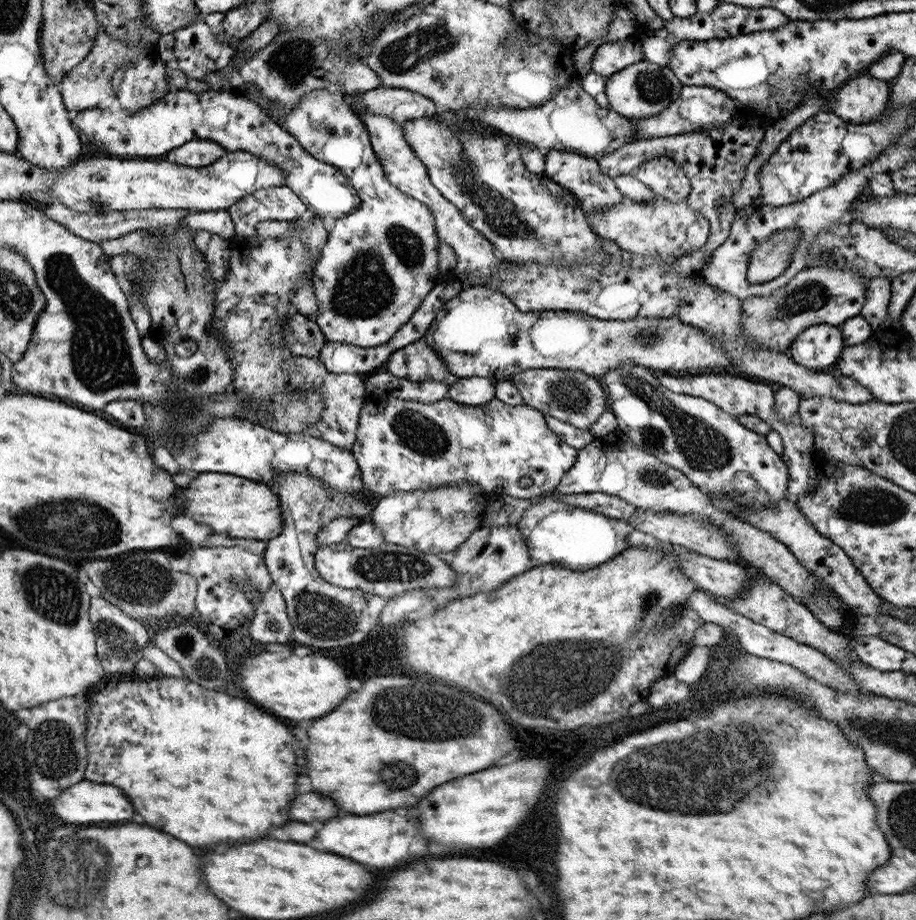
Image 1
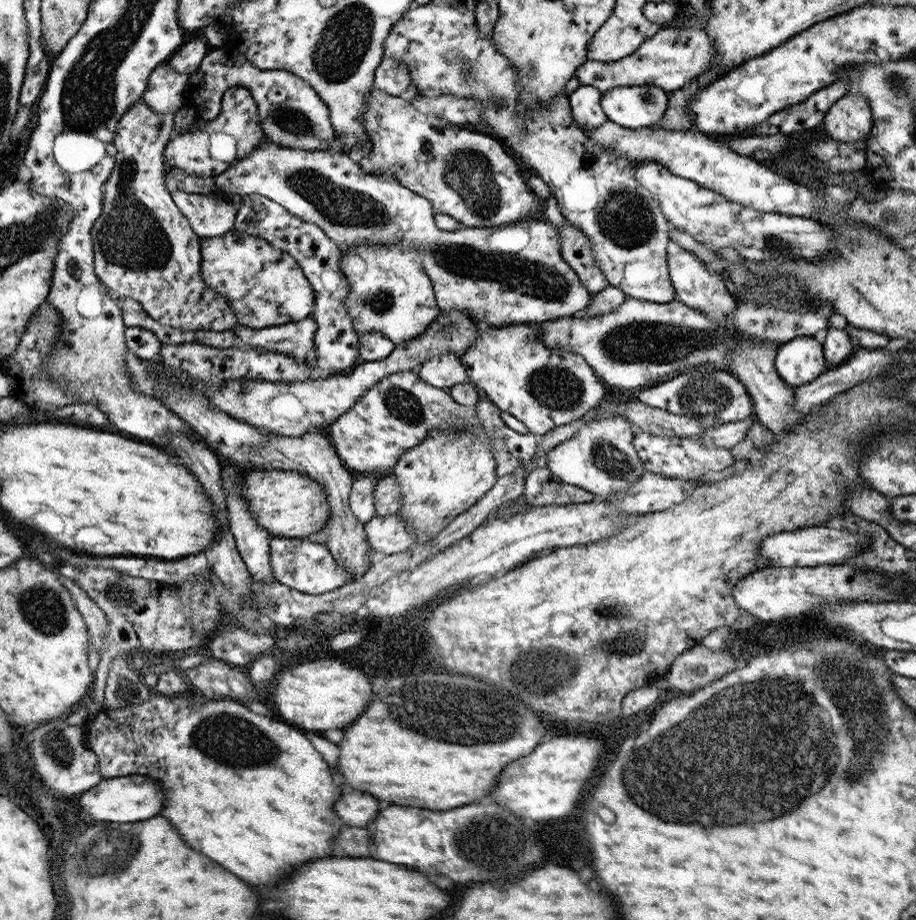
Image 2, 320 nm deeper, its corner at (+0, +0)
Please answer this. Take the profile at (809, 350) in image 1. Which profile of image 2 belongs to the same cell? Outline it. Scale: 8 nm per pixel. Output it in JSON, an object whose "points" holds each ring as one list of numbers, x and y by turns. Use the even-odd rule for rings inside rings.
{"points":[[796,337,779,346,775,367,781,379,799,387,826,372,829,365,822,343,812,337]]}

